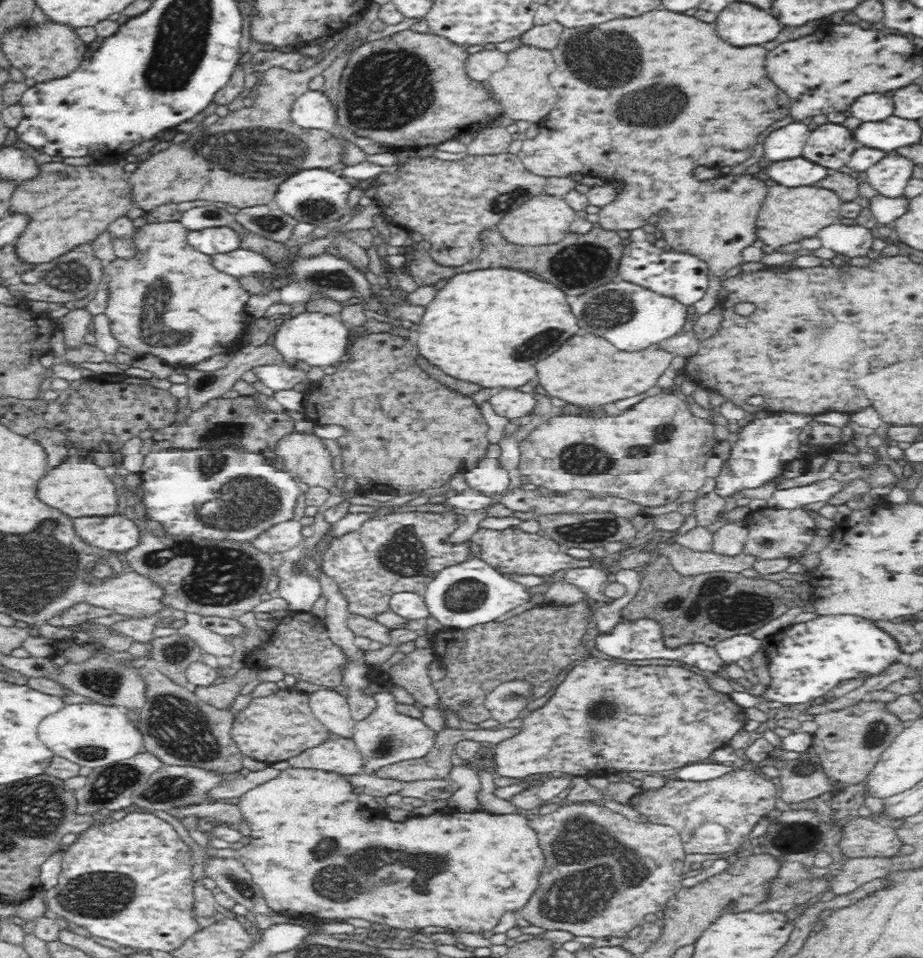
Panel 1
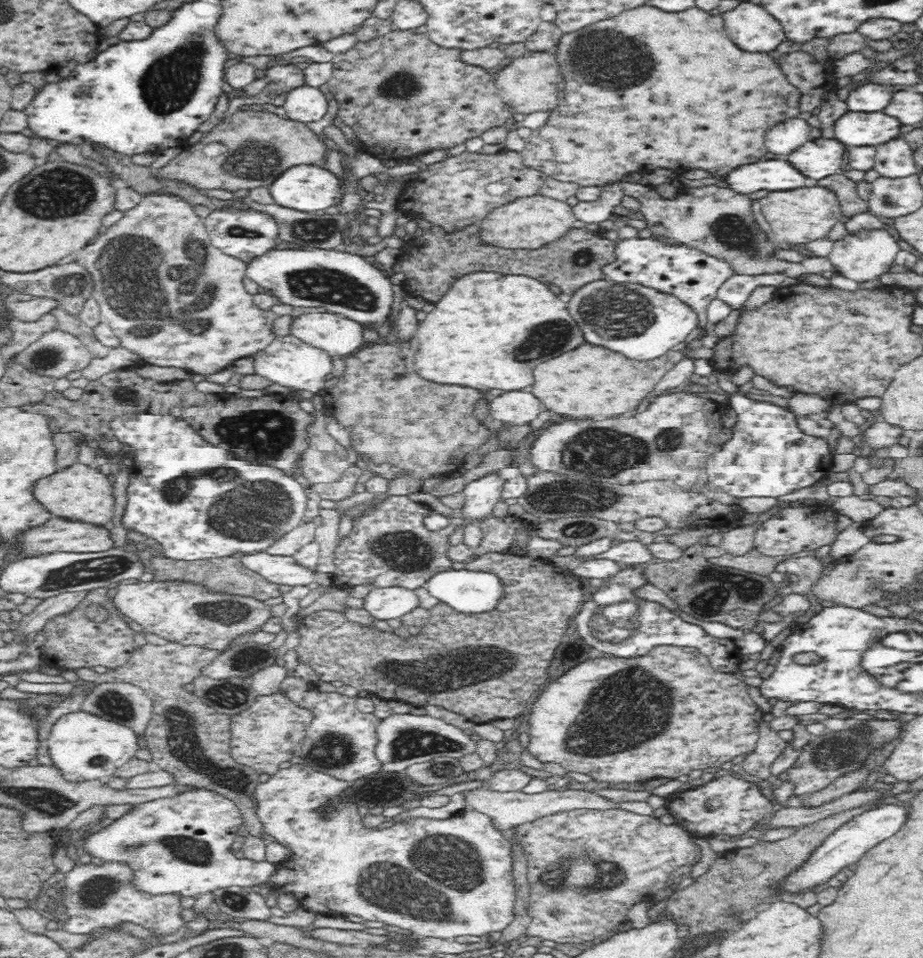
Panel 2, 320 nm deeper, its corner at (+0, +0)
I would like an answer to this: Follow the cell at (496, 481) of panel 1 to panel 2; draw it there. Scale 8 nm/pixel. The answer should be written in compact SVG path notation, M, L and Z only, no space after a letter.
M490 472L489 475L466 484L463 489L466 504L460 510L463 518L484 520L484 518L492 516L495 503L502 500L503 483L502 476Z

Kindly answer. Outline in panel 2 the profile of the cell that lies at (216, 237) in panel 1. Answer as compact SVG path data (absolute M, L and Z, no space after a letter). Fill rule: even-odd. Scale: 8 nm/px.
M234 208L224 211L212 211L203 219L212 246L228 256L233 256L249 263L255 256L260 256L268 249L274 249L274 240L278 234L278 225L266 213L248 209L248 212L234 212ZM238 250L238 252L234 252ZM248 250L248 252L246 252Z

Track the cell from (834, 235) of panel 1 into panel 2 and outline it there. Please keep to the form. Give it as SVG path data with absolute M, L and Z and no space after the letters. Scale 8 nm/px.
M860 229L855 233L847 233L844 238L834 241L828 260L836 266L836 273L853 279L858 283L876 280L888 272L900 246L892 234L882 229Z

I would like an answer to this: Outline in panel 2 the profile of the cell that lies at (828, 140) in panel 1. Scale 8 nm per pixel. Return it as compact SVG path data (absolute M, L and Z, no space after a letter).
M816 138L802 144L802 148L790 154L788 160L808 178L820 180L840 172L844 162L844 144L834 138Z

